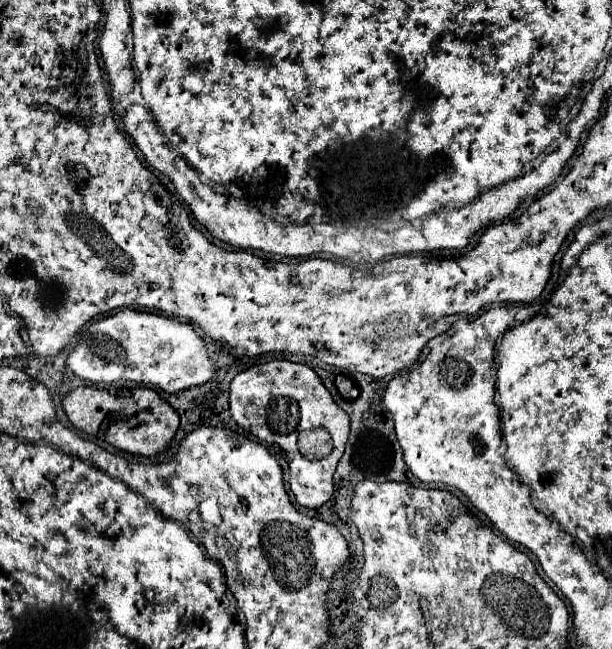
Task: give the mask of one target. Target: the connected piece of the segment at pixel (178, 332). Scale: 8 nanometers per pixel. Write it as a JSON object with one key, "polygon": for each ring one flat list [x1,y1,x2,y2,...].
{"polygon":[[121,309,87,325,67,357,67,367,91,383,113,383,117,379,127,379,155,385,167,393,203,385,215,371,205,341,189,323,137,309]]}

